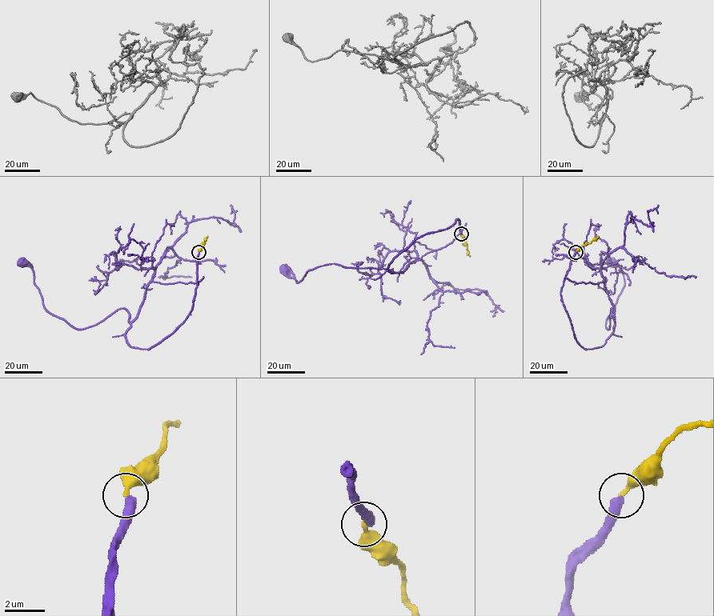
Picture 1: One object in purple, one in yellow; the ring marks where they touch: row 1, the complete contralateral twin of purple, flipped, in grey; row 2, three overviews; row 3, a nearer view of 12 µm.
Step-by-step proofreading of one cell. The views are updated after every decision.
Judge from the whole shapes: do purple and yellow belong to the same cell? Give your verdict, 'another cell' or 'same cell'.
another cell

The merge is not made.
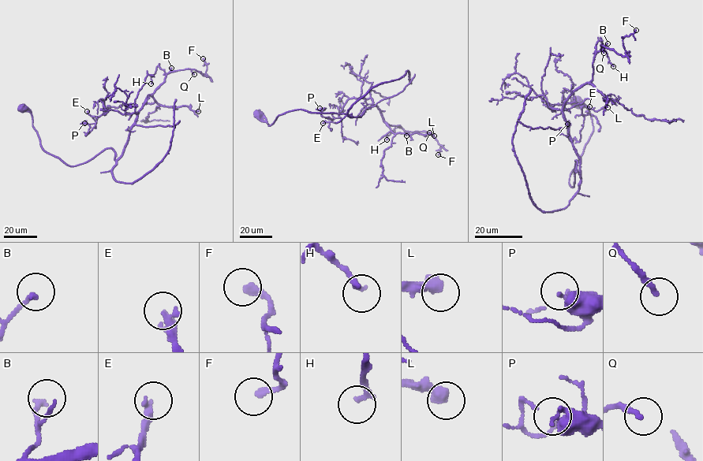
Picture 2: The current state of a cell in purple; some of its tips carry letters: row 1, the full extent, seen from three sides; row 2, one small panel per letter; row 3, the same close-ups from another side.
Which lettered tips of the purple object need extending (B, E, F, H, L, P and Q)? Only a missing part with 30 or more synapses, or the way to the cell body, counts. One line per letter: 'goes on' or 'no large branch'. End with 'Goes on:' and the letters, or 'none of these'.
B: no large branch
E: goes on
F: no large branch
H: no large branch
L: goes on
P: no large branch
Q: no large branch
Goes on: E, L

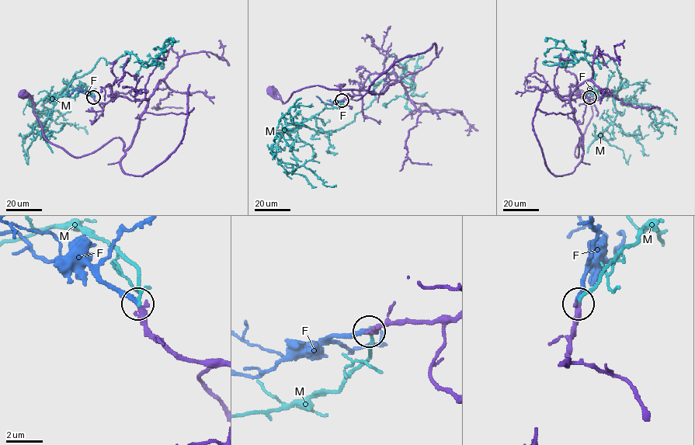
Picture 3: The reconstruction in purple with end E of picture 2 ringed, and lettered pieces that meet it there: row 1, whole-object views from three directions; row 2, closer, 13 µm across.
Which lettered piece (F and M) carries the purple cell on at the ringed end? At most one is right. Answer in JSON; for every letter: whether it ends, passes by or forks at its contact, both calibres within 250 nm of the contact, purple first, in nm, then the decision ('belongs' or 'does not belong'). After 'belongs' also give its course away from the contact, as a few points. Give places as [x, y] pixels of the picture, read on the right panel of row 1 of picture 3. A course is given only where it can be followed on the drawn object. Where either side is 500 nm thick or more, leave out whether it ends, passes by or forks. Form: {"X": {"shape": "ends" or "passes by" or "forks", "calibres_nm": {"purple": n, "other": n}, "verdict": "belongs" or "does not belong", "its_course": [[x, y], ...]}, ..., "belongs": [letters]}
{"F": {"shape": "ends", "calibres_nm": {"purple": 360, "other": 240}, "verdict": "belongs"}, "M": {"shape": "ends", "calibres_nm": {"purple": 380, "other": 160}, "verdict": "does not belong"}, "belongs": ["F"]}

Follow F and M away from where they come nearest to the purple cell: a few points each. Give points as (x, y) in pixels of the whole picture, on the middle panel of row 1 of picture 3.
F: (342, 100), (328, 104), (316, 96)
M: (342, 100), (314, 115), (317, 131), (352, 122), (391, 72), (411, 88), (403, 72), (407, 57)

